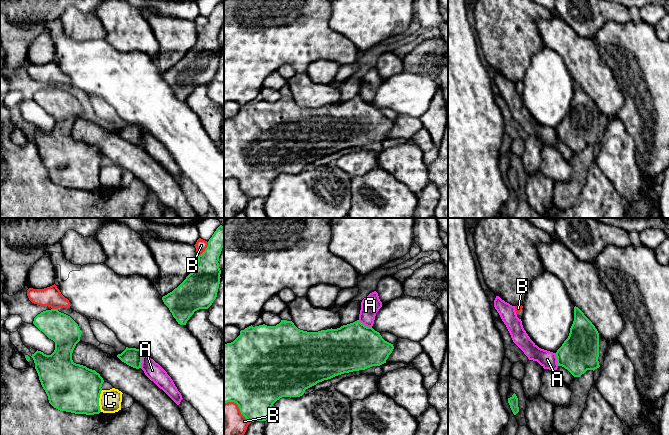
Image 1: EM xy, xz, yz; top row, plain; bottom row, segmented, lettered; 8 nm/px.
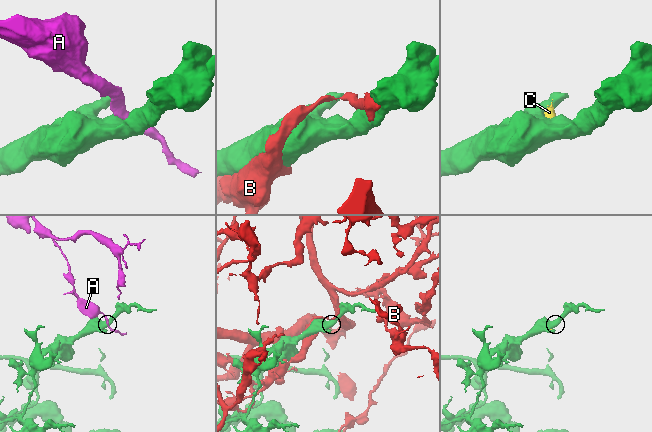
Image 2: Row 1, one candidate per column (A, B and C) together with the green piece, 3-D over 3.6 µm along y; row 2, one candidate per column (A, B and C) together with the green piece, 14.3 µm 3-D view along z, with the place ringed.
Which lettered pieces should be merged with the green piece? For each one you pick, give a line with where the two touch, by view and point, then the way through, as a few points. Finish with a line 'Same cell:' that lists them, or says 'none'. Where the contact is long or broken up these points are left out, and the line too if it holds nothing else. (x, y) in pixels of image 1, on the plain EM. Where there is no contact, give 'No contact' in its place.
Same cell: none

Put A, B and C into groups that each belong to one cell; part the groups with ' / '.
A / B / C

